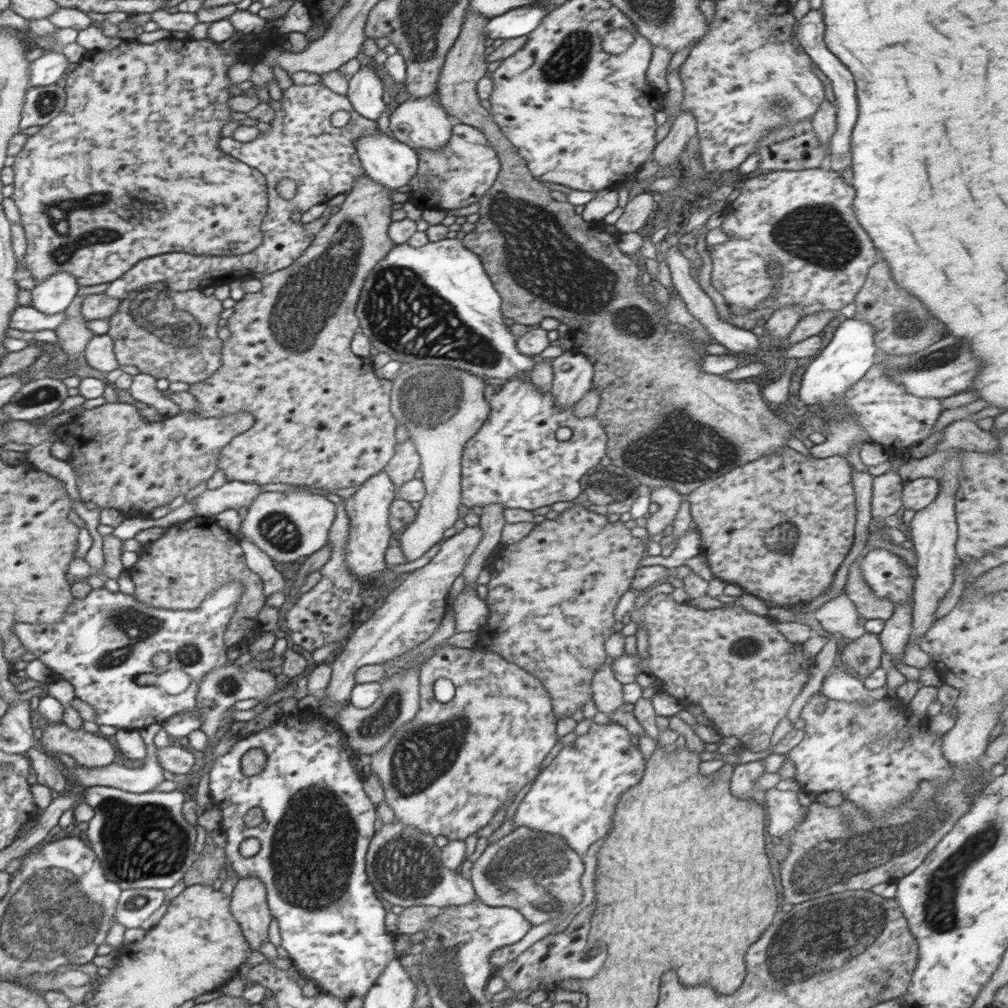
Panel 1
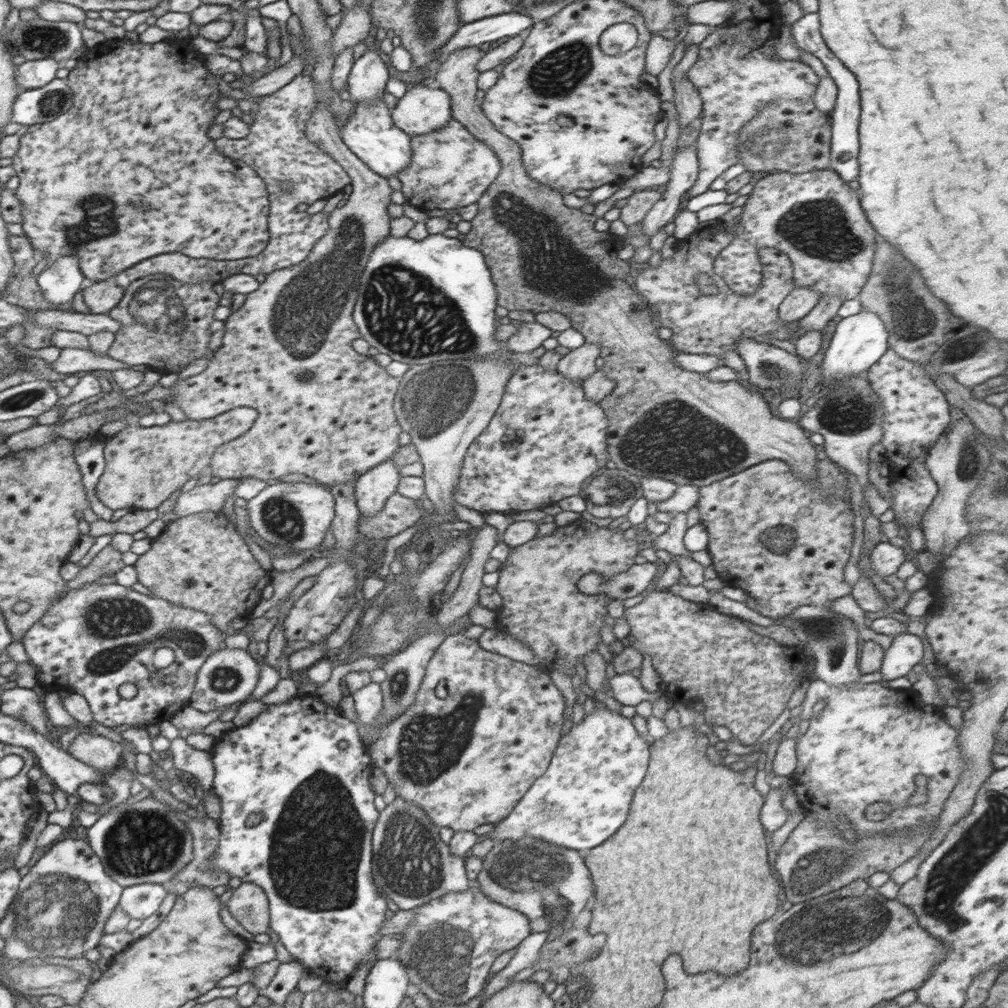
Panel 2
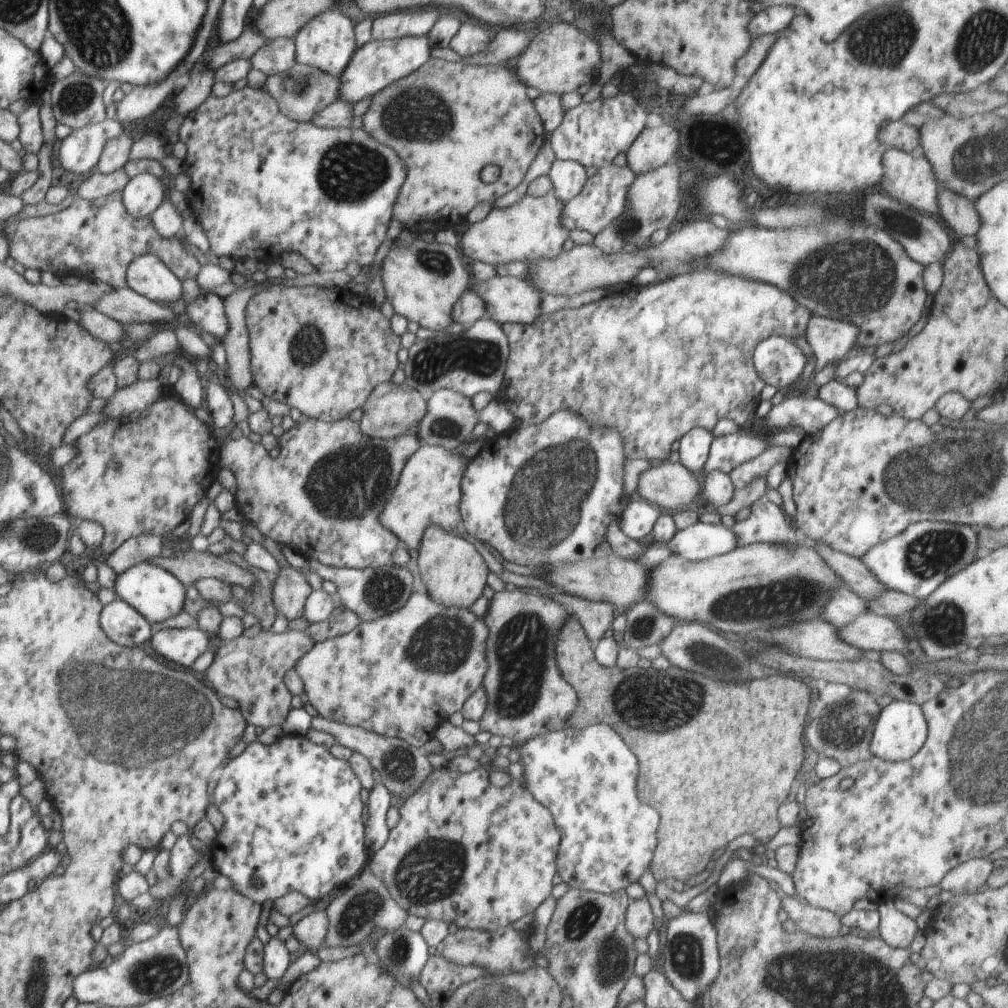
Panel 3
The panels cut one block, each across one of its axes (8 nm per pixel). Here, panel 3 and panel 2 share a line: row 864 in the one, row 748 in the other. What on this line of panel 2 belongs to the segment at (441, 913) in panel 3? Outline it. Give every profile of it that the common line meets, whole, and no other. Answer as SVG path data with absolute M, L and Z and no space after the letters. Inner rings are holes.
M461 628L452 635L448 635L431 657L425 669L422 685L416 693L414 704L406 712L402 712L400 716L393 717L386 725L383 724L376 740L368 746L372 765L384 771L397 796L424 810L424 813L430 817L432 824L436 826L448 826L456 833L465 830L473 831L474 828L478 828L482 824L498 823L508 817L531 784L548 768L561 739L560 730L564 722L562 718L565 708L564 697L556 685L552 683L549 674L545 674L530 664L515 662L506 656L482 649L478 645L478 639L468 639ZM442 680L445 681L448 691L448 695L444 699L436 697L436 693L434 693L436 685Z

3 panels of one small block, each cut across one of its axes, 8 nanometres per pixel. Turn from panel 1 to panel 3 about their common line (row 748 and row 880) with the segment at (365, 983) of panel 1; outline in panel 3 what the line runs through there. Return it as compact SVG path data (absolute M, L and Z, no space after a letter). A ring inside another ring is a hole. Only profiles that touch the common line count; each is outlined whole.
M284 735L270 745L250 743L221 770L214 803L224 816L224 825L211 850L212 866L220 875L230 878L236 892L260 905L291 892L303 894L316 904L336 886L342 888L350 883L372 858L365 843L360 779L349 761L335 758L325 746L314 744L305 736ZM252 878L262 880L262 886L252 886Z

